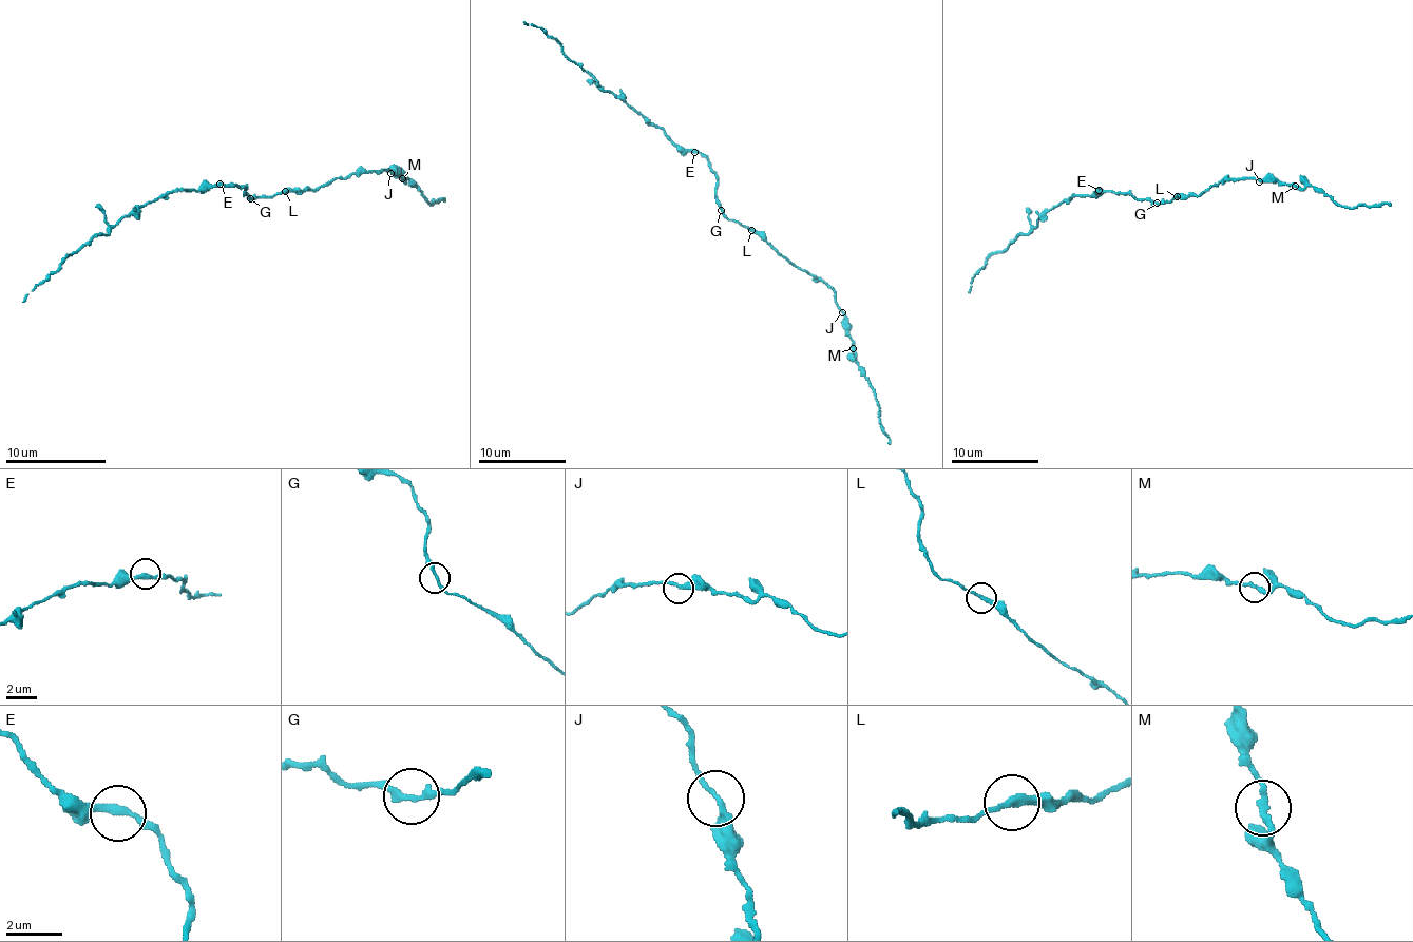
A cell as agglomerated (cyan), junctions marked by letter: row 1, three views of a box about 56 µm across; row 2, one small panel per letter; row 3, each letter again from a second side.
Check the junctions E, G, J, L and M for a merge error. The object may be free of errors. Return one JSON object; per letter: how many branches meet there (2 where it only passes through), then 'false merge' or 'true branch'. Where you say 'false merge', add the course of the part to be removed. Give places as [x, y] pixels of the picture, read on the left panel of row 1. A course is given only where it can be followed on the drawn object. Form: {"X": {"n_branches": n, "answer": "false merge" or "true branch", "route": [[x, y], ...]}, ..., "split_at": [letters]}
{"E": {"n_branches": 2, "answer": "true branch"}, "G": {"n_branches": 2, "answer": "true branch"}, "J": {"n_branches": 2, "answer": "true branch"}, "L": {"n_branches": 2, "answer": "true branch"}, "M": {"n_branches": 2, "answer": "true branch"}, "split_at": []}

